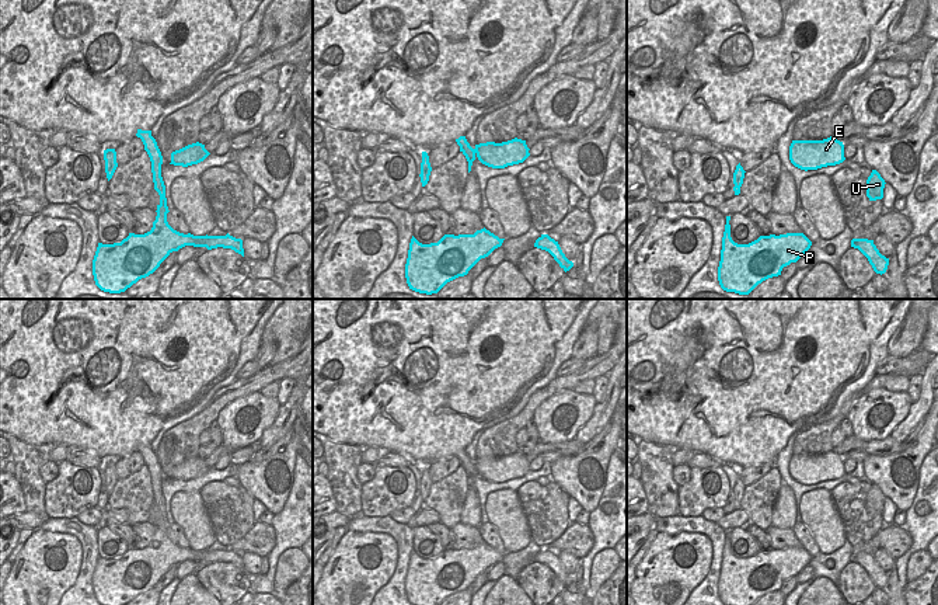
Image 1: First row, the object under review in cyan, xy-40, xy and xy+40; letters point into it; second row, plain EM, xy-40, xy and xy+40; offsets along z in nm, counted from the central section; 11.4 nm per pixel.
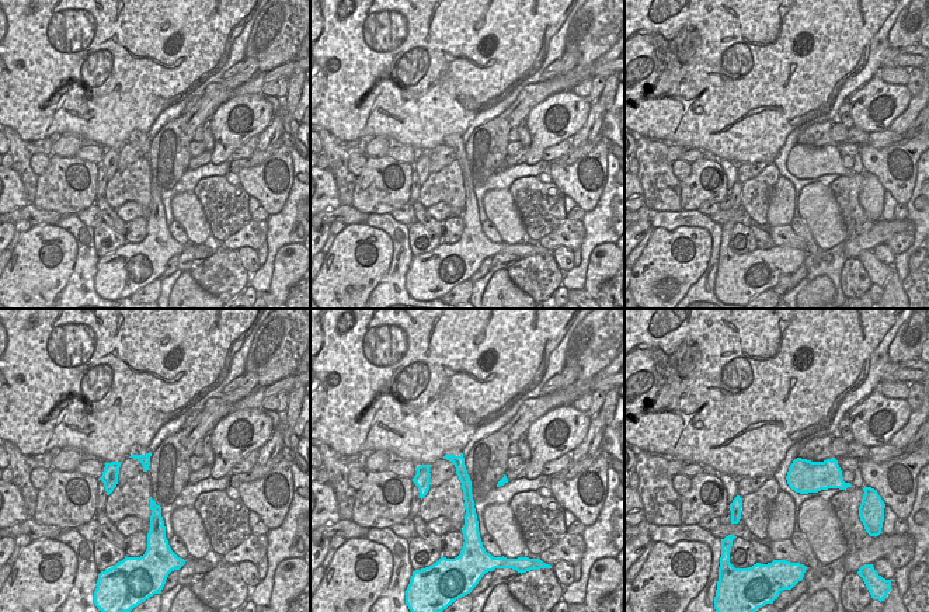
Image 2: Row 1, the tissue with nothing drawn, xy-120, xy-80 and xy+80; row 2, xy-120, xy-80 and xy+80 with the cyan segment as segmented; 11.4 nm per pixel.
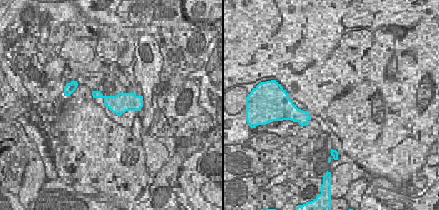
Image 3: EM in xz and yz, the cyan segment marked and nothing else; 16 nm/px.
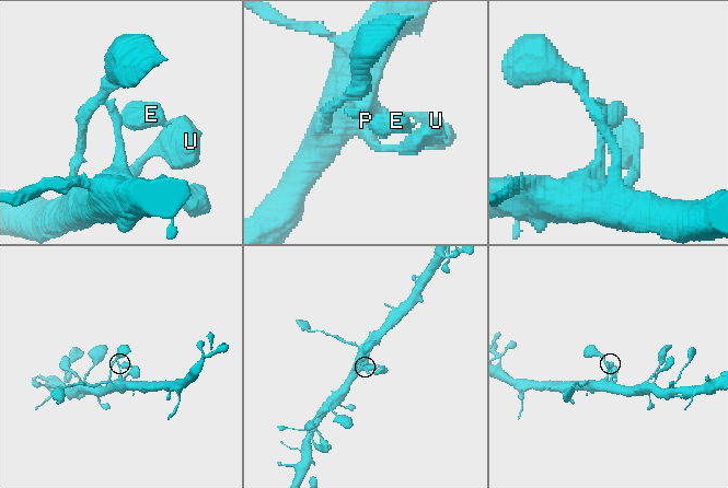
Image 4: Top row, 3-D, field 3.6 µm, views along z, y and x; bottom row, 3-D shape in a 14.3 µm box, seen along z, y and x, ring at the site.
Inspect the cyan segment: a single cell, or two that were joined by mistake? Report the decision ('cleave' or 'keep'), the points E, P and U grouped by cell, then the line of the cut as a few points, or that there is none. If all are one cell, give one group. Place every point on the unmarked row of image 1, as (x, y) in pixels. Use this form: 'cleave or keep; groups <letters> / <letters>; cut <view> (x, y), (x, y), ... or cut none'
cleave; groups E / P U; cut xy (474, 463), (477, 466)

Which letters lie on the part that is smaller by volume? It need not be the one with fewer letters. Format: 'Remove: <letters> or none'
Remove: E

